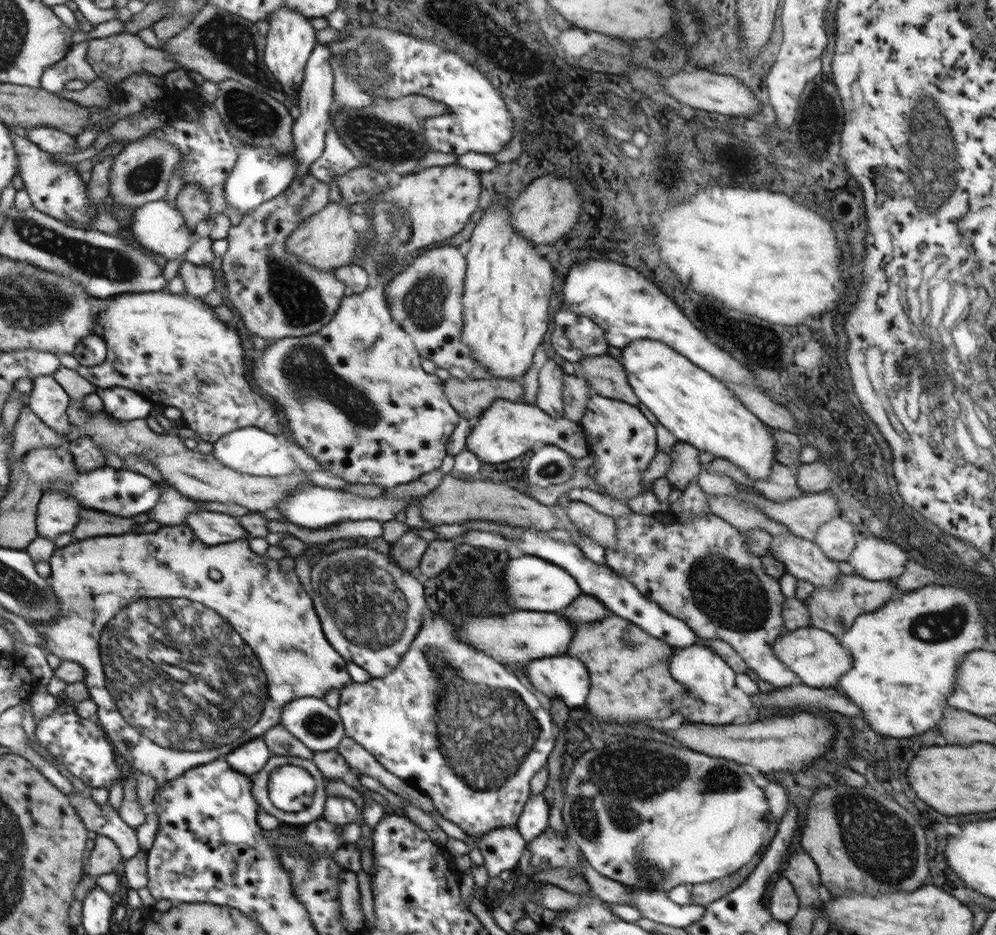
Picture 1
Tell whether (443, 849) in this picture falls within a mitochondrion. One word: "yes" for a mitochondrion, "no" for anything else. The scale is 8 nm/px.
no

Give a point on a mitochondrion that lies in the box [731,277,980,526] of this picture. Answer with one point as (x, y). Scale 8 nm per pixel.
(925, 371)

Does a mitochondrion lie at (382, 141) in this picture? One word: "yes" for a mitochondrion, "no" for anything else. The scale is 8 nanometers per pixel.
yes

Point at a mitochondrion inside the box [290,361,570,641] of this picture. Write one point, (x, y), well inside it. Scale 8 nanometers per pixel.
(552, 470)

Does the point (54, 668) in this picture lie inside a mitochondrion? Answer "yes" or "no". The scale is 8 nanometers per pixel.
no

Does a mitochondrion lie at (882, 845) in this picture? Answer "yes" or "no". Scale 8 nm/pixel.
yes

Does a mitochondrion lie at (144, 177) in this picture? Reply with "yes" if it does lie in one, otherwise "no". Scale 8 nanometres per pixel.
yes

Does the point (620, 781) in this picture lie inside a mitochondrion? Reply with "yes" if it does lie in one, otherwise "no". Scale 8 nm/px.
yes

